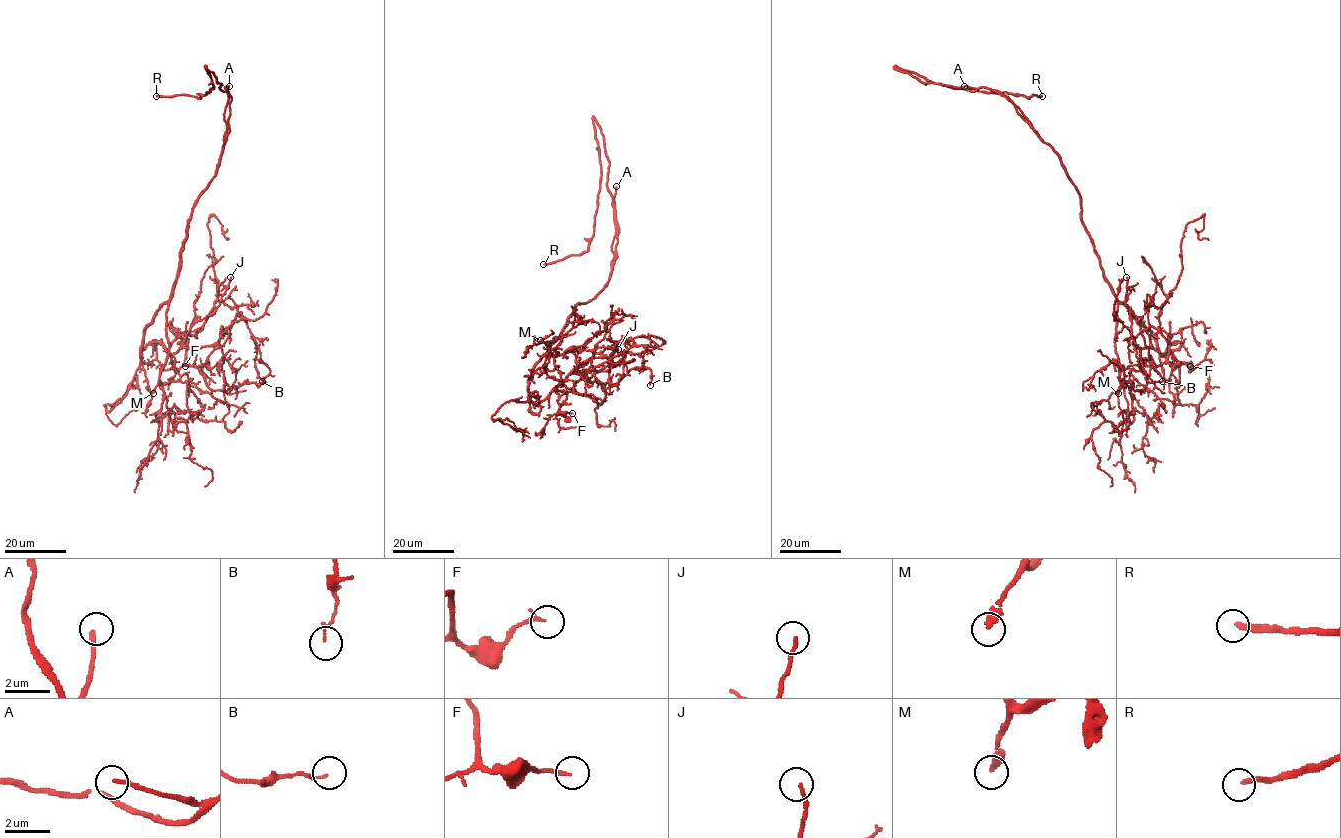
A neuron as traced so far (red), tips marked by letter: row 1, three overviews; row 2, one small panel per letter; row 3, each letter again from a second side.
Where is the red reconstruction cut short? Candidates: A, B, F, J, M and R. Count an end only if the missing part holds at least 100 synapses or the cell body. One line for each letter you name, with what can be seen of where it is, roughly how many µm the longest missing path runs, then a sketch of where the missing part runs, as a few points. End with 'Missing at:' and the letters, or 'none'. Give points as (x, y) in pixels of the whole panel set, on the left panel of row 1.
A: Place: (229, 86). Missing length about 25 µm. Course of what is missing: (229, 86), (266, 79)
M: Place: (153, 393). Missing length about 70 µm. Course of what is missing: (153, 393), (128, 431), (131, 442), (191, 455), (200, 451), (199, 456)
R: Place: (156, 96). Missing length about 100 µm
Missing at: A, M, R

